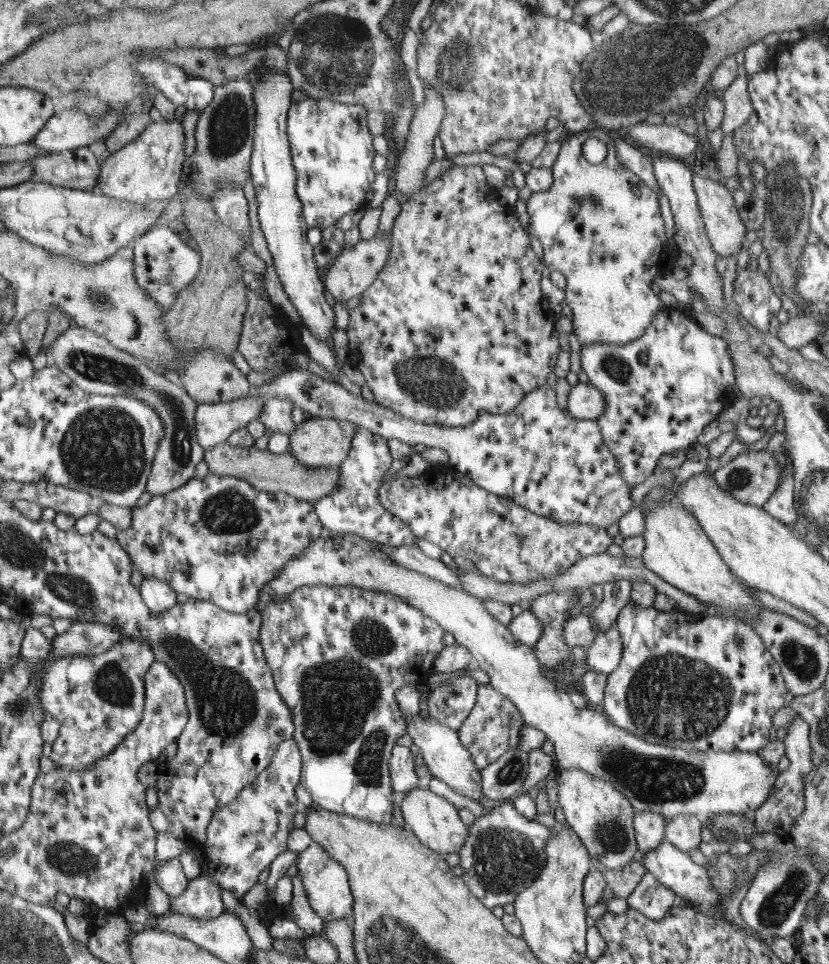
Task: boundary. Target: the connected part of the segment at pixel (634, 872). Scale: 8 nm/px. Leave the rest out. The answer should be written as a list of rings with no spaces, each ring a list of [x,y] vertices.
[[[591,855],[590,862],[592,868],[602,872],[606,885],[613,890],[615,897],[627,900],[647,871],[640,861],[632,861],[631,864],[626,864],[618,869],[609,869]]]

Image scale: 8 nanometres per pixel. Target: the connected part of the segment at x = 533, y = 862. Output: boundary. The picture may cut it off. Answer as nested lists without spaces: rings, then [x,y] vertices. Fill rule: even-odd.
[[[513,800],[501,802],[500,807],[477,817],[469,829],[467,844],[459,851],[464,882],[490,910],[512,904],[546,865],[547,842],[552,840],[554,830],[519,814]]]

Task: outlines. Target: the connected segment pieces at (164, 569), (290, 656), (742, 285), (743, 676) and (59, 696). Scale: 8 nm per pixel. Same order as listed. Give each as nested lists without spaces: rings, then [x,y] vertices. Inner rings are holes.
[[[208,473],[202,480],[192,478],[175,491],[160,496],[153,496],[145,506],[133,506],[131,510],[132,526],[126,528],[126,530],[117,530],[116,536],[120,546],[122,546],[123,550],[126,550],[128,555],[131,556],[131,559],[134,560],[135,570],[140,571],[144,579],[154,577],[158,578],[158,581],[162,580],[166,582],[177,594],[185,594],[189,599],[201,599],[214,602],[220,607],[223,607],[224,610],[230,611],[233,614],[245,614],[248,610],[254,609],[261,598],[263,589],[276,578],[276,575],[280,575],[282,571],[286,569],[288,563],[295,561],[295,558],[299,558],[303,551],[308,548],[310,542],[320,536],[320,530],[322,530],[322,522],[318,522],[319,518],[316,518],[314,506],[312,506],[307,499],[300,499],[300,502],[298,502],[294,495],[286,493],[274,494],[270,491],[262,491],[243,479],[212,473]]]
[[[349,585],[340,588],[304,586],[294,590],[285,600],[270,602],[262,609],[260,614],[263,625],[260,638],[266,650],[267,661],[275,675],[275,687],[278,688],[279,694],[286,700],[287,706],[294,715],[295,737],[293,739],[299,744],[299,750],[303,753],[303,778],[300,783],[310,792],[315,806],[376,823],[388,824],[392,820],[394,802],[392,802],[392,788],[390,788],[391,776],[388,776],[388,760],[390,760],[390,754],[394,752],[396,740],[408,730],[407,716],[404,716],[398,708],[395,692],[406,685],[416,686],[426,683],[426,680],[422,680],[422,676],[428,676],[432,672],[432,662],[436,654],[443,652],[442,627],[421,611],[392,594],[374,593]]]
[[[748,267],[736,272],[733,282],[733,299],[744,316],[746,325],[766,334],[773,331],[770,320],[782,308],[780,298],[775,294],[768,274]]]
[[[629,602],[622,608],[616,624],[623,644],[623,655],[616,670],[607,675],[605,698],[601,710],[606,713],[612,723],[631,731],[632,734],[639,735],[640,738],[647,739],[648,742],[680,747],[684,750],[724,751],[726,753],[738,750],[754,754],[768,744],[774,714],[789,706],[794,697],[786,687],[780,666],[776,664],[776,660],[752,627],[720,615],[686,614],[679,608],[671,612],[658,612],[654,606],[642,608]]]
[[[36,628],[26,630],[22,658],[32,665],[42,663],[44,672],[40,676],[39,698],[47,714],[60,723],[58,738],[49,747],[47,761],[51,767],[57,765],[72,770],[88,770],[100,758],[114,752],[143,720],[143,709],[146,708],[146,674],[157,660],[155,651],[152,646],[148,646],[148,642],[144,642],[144,638],[123,637],[114,648],[108,649],[104,654],[72,654],[64,658],[52,658],[52,649],[55,648],[52,639],[45,638],[41,630]]]

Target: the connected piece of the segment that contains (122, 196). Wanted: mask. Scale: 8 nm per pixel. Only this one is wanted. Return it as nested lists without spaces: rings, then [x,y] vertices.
[[[176,119],[150,122],[133,142],[100,164],[100,178],[94,192],[117,201],[128,201],[129,204],[151,204],[152,201],[175,198],[180,177],[187,172],[188,167],[188,160],[184,156],[185,142],[184,127]]]

